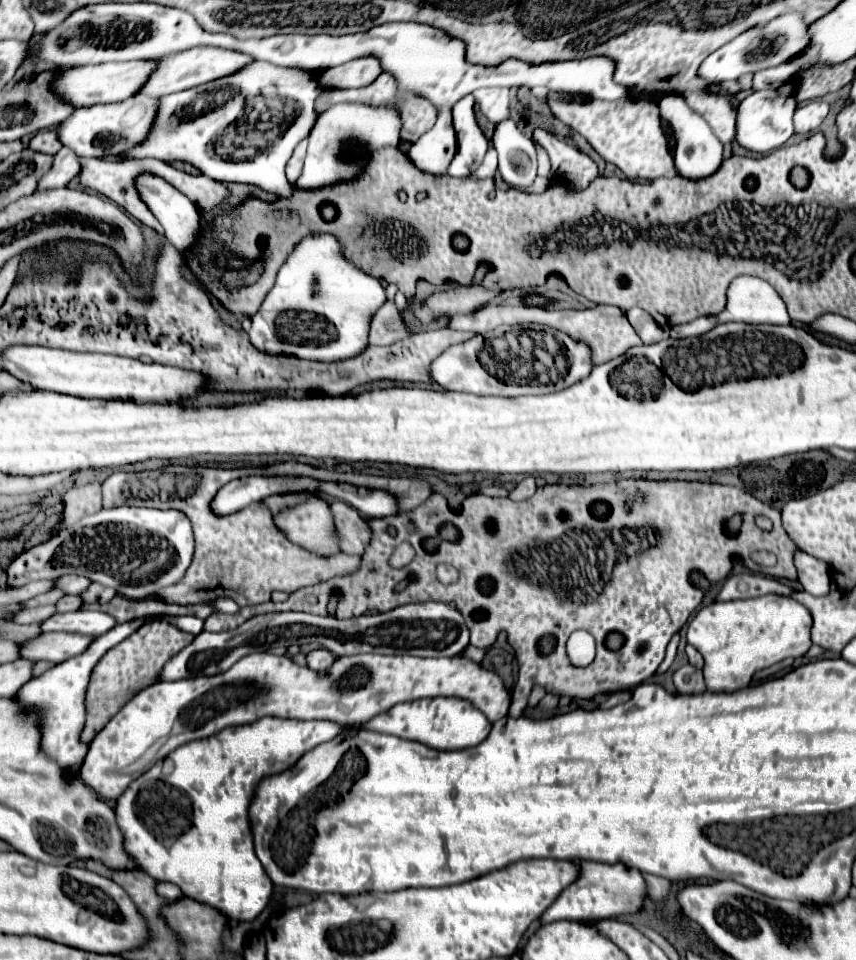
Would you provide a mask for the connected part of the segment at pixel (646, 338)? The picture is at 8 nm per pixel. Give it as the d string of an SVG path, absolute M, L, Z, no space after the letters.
M629 309L627 319L633 325L633 329L637 331L637 335L643 339L643 343L657 343L657 341L663 341L669 337L669 329L659 327L655 323L655 319L643 309Z

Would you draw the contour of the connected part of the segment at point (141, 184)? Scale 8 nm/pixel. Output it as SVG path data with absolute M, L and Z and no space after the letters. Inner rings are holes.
M141 175L137 179L137 187L139 187L139 193L143 197L143 201L149 205L149 209L153 211L153 215L159 219L159 223L165 227L165 237L169 239L169 243L177 249L177 251L185 251L189 249L199 231L201 231L201 225L199 225L199 215L197 215L197 207L193 203L189 203L189 199L179 193L175 187L171 187L167 181L163 181L161 177L155 177L155 175Z

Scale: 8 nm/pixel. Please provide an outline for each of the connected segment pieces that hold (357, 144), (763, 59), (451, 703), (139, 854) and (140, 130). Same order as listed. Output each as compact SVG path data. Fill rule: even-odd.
M341 103L341 105L331 107L317 119L309 135L305 167L295 187L313 191L313 189L323 189L335 183L359 179L369 159L379 149L387 145L397 145L401 141L400 130L401 119L397 117L397 111L389 105L371 107L358 103ZM385 131L391 131L391 133L385 133ZM357 155L363 155L363 157L357 159Z
M785 13L779 15L777 19L771 19L769 23L761 27L753 27L751 31L745 31L737 35L737 39L725 43L721 49L711 53L703 65L699 67L699 75L705 77L709 83L723 83L729 79L739 79L745 73L757 73L765 67L775 67L781 65L799 53L803 53L811 43L811 33L809 33L809 23L803 21L803 13Z
M435 697L435 699L417 699L411 703L401 703L373 717L373 721L365 723L363 727L365 729L369 727L371 731L379 731L379 733L389 733L401 739L417 741L439 751L445 749L459 751L459 749L475 747L477 743L485 741L491 731L491 723L485 719L485 715L477 711L469 701L457 697Z
M281 717L257 719L257 723L237 725L221 733L191 741L157 761L147 773L135 779L117 799L117 823L125 835L125 851L137 861L137 867L157 881L175 883L185 897L209 903L225 911L229 919L253 921L269 903L273 883L253 851L253 833L249 823L249 805L257 785L275 773L287 771L305 751L331 741L345 725L331 721L295 721Z
M137 93L119 103L81 107L61 123L61 141L79 157L121 157L125 147L133 147L133 143L139 143L145 139L145 135L149 135L149 127L153 127L153 115L157 115L157 103L159 97L153 99L145 93Z

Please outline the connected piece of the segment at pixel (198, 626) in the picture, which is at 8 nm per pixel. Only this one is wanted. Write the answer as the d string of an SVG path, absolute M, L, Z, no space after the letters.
M192 615L174 617L172 624L178 629L193 633L193 635L199 635L203 631L203 621Z

